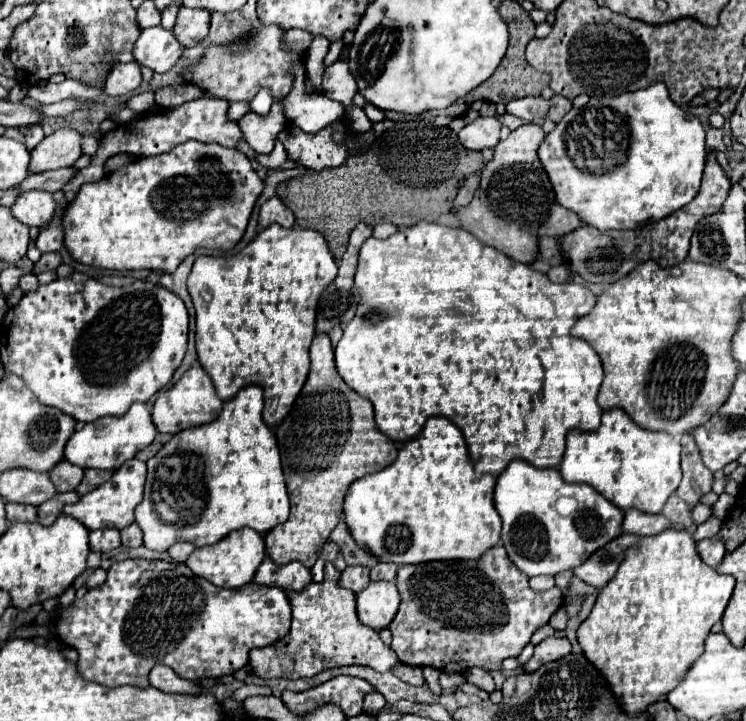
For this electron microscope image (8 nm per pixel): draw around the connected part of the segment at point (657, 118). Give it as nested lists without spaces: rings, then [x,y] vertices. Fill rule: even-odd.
[[[656,82],[656,84],[652,84],[652,86],[644,88],[644,90],[636,90],[636,92],[628,92],[628,94],[620,94],[620,96],[594,96],[594,98],[590,98],[590,102],[584,108],[580,108],[580,110],[578,108],[572,108],[556,124],[556,128],[548,134],[548,138],[538,148],[540,162],[542,162],[544,170],[550,176],[550,182],[552,182],[552,188],[556,192],[558,204],[562,204],[564,208],[576,212],[584,224],[596,226],[600,232],[636,228],[642,222],[666,218],[668,214],[672,214],[678,208],[686,206],[696,196],[696,192],[700,188],[700,180],[702,180],[702,172],[704,172],[704,164],[706,164],[706,154],[708,154],[708,150],[706,150],[706,130],[704,130],[702,122],[698,120],[698,116],[692,116],[684,106],[676,106],[670,100],[664,82]],[[588,170],[608,170],[608,174],[592,174],[592,198],[588,198]]]

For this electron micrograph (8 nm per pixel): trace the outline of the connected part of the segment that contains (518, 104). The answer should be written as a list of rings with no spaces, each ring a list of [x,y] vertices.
[[[526,96],[518,100],[510,100],[506,104],[506,112],[520,116],[526,122],[540,124],[548,112],[548,100],[544,100],[542,96]]]

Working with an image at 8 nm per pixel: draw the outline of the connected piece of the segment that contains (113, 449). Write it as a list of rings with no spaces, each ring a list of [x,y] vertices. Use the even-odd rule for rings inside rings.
[[[136,402],[130,406],[130,410],[124,416],[118,416],[118,418],[106,416],[106,418],[100,418],[96,422],[84,424],[82,430],[76,430],[72,434],[72,438],[68,440],[64,456],[68,462],[82,466],[82,468],[100,468],[100,470],[120,468],[136,452],[140,452],[148,444],[152,444],[156,432],[158,430],[150,418],[148,406],[142,402]]]

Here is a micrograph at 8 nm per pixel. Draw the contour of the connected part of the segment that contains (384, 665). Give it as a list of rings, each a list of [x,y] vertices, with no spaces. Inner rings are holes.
[[[332,562],[324,568],[324,582],[310,582],[300,592],[288,592],[288,600],[292,606],[292,628],[286,638],[250,650],[250,666],[252,672],[264,680],[268,678],[308,678],[316,676],[326,668],[336,666],[370,666],[378,672],[390,672],[400,664],[394,650],[386,646],[378,632],[364,626],[356,616],[356,594],[344,590],[340,584],[340,572]],[[296,662],[300,662],[300,670],[296,670]]]

